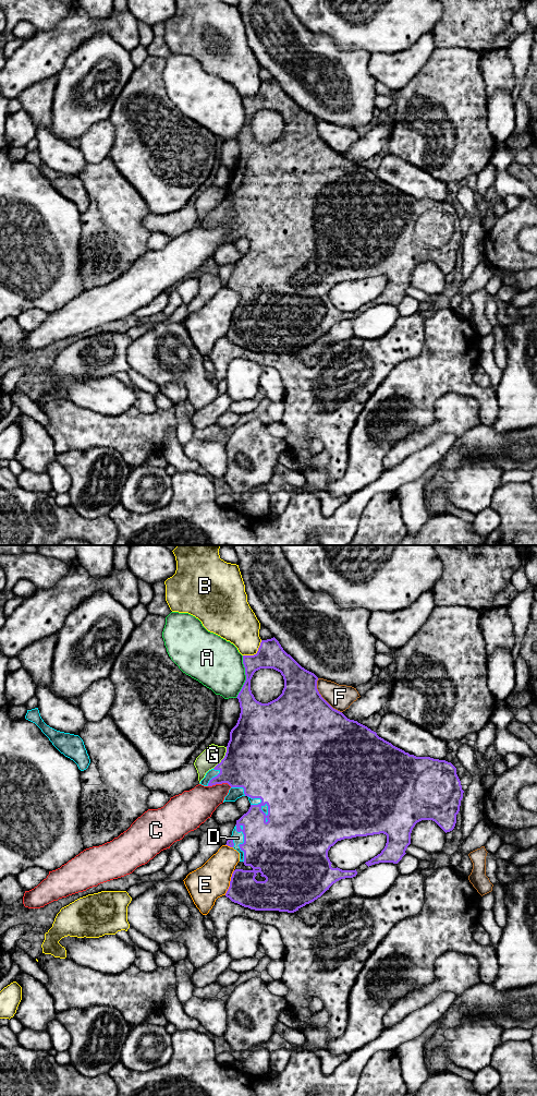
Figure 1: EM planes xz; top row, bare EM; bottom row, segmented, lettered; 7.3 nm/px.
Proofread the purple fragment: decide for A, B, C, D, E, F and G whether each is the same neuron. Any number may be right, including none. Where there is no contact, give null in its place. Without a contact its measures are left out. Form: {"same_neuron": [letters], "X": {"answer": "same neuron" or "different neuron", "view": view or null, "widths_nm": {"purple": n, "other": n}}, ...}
{"same_neuron": ["D"], "A": {"answer": "different neuron", "view": "xz", "widths_nm": {"purple": 200, "other": 360}}, "B": {"answer": "different neuron", "view": "xz", "widths_nm": {"purple": 200, "other": 280}}, "C": {"answer": "different neuron", "view": "xz", "widths_nm": {"purple": 360, "other": 260}}, "D": {"answer": "same neuron", "view": "xz", "widths_nm": {"purple": 420, "other": 80}}, "E": {"answer": "different neuron", "view": "xz", "widths_nm": {"purple": 220, "other": 260}}, "F": {"answer": "different neuron", "view": "xz", "widths_nm": {"purple": 500, "other": 190}}, "G": {"answer": "different neuron", "view": "xz", "widths_nm": {"purple": 480, "other": 150}}}

